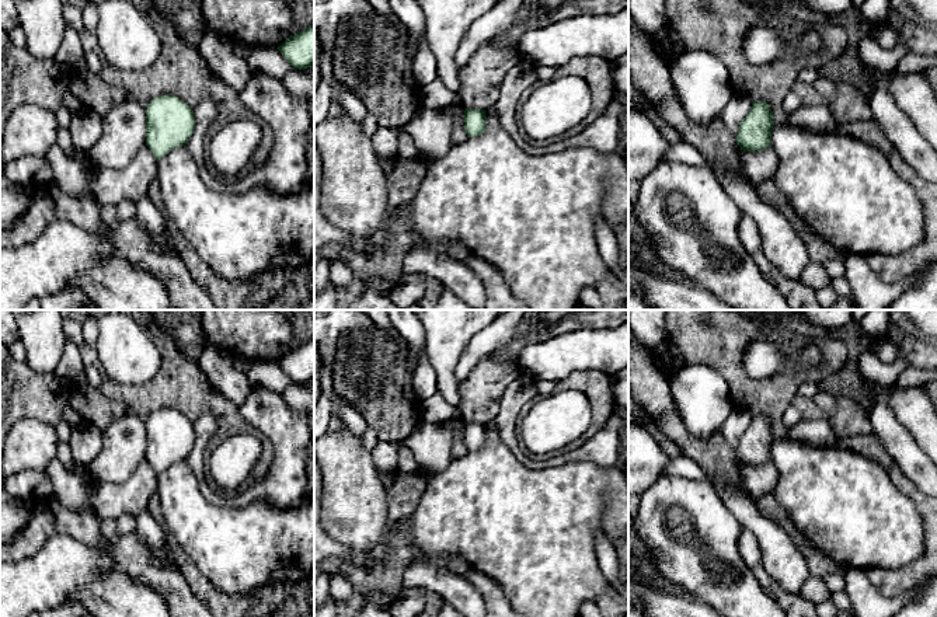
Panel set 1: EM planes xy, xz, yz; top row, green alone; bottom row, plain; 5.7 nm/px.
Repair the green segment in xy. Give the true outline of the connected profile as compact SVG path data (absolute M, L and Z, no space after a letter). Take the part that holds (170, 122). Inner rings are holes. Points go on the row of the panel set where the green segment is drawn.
M159 95L146 105L146 146L156 160L185 146L194 129L194 109L178 97Z

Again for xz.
M484 109L464 111L464 129L468 137L476 137L484 133L487 116Z

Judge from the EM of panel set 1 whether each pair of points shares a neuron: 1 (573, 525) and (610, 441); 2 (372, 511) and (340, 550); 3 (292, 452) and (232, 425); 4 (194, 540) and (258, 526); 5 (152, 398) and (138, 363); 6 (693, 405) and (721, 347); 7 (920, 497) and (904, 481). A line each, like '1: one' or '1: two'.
1: two
2: two
3: two
4: one
5: two
6: two
7: one

